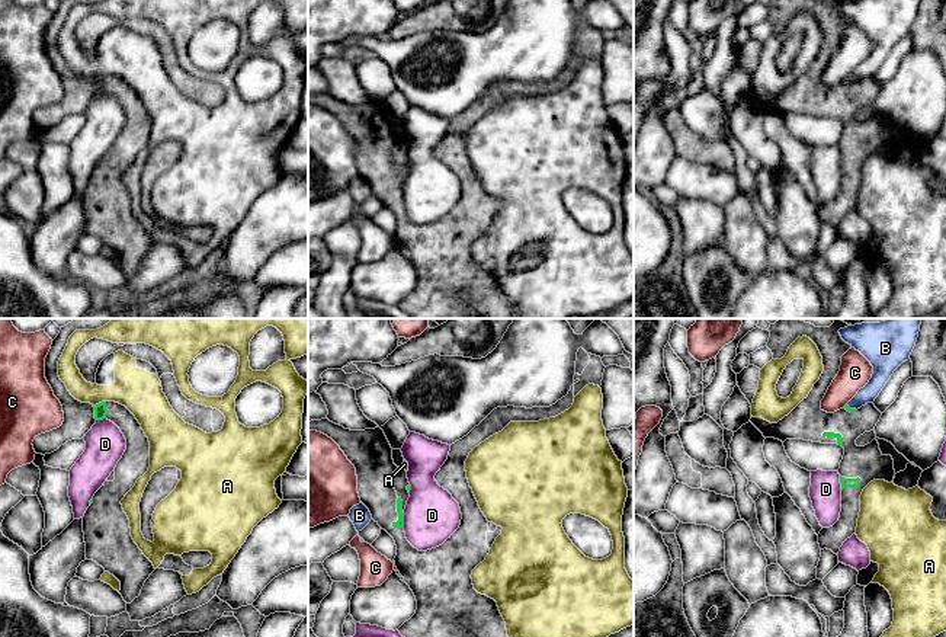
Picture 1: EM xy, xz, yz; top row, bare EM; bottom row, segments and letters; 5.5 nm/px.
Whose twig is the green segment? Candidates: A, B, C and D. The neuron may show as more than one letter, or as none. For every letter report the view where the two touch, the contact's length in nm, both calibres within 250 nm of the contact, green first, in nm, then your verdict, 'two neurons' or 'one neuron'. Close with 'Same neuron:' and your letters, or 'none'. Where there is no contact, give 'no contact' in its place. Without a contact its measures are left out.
A: meets green in xy; contact 80 nm long; 70 nm thick on the green side, 240 nm on the other; two neurons
B: meets green in yz; contact 70 nm long; 30 nm thick on the green side, 100 nm on the other; two neurons
C: no contact; two neurons
D: meets green in yz; contact 80 nm long; 50 nm thick on the green side, 180 nm on the other; two neurons
Same neuron: none

